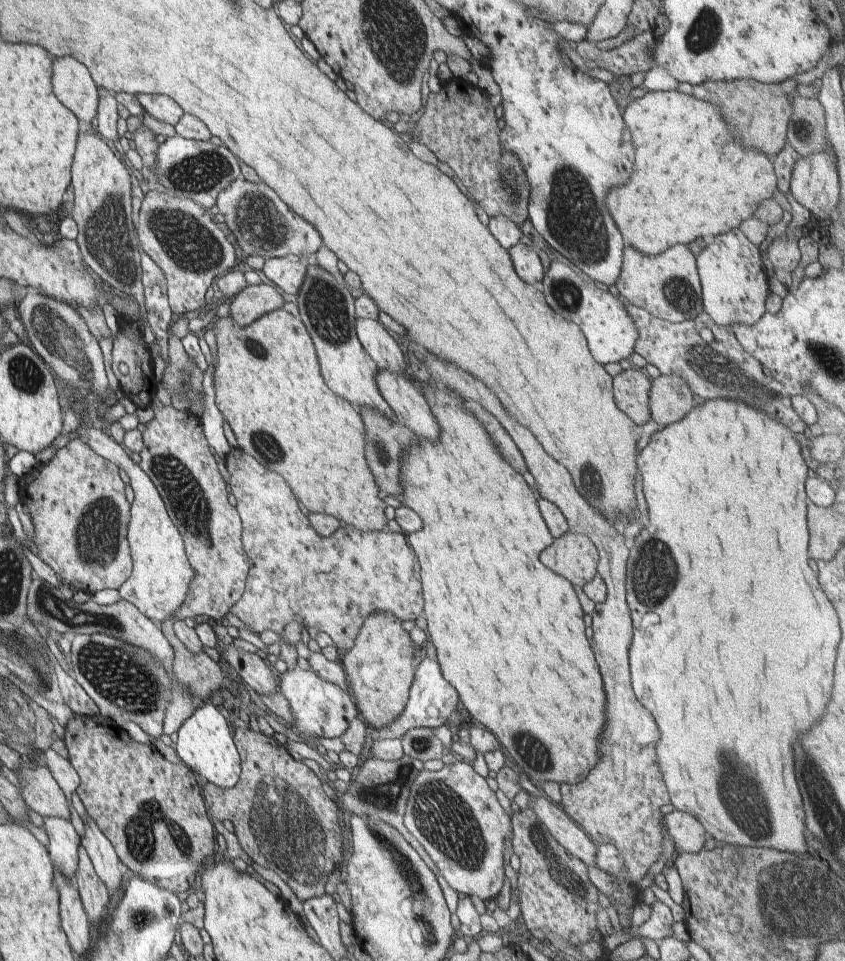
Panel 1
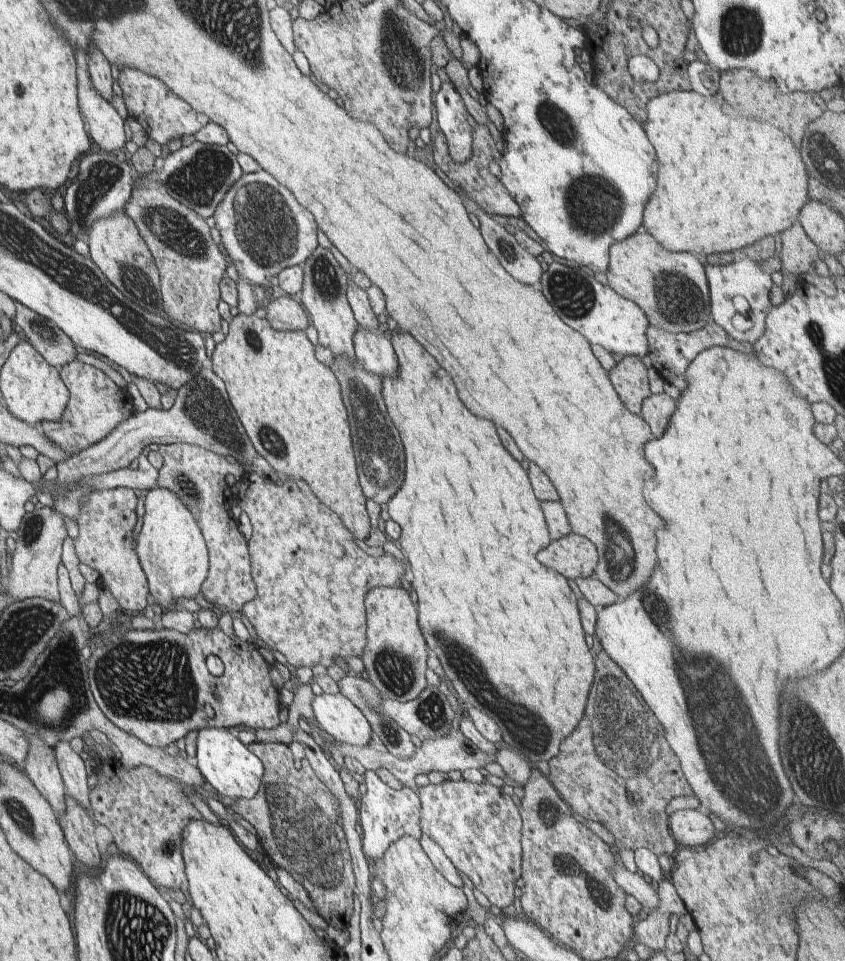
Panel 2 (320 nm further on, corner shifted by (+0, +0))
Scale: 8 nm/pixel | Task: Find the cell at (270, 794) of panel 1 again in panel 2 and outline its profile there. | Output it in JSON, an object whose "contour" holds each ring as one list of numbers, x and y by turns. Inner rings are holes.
{"contour":[[252,743,248,745,264,765,264,780,258,794,251,799,236,799,231,807,237,817,245,818,257,830,257,838,264,844,268,856,274,864,292,872,292,876,304,884,314,911,318,912,330,926,344,930,353,912,355,893,355,872,352,868,351,854,342,828,341,808,335,794,325,785,320,777,310,768,309,760,304,758,296,762,288,745,283,743]]}

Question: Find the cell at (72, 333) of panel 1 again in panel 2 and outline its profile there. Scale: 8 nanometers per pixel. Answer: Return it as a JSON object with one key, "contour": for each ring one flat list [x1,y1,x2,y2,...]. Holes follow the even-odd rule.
{"contour":[[14,300,16,315,13,318,16,327,32,346,40,346,40,354,48,358,54,367,63,367,75,360,76,346,57,325,52,325,48,318,30,310,20,301]]}

